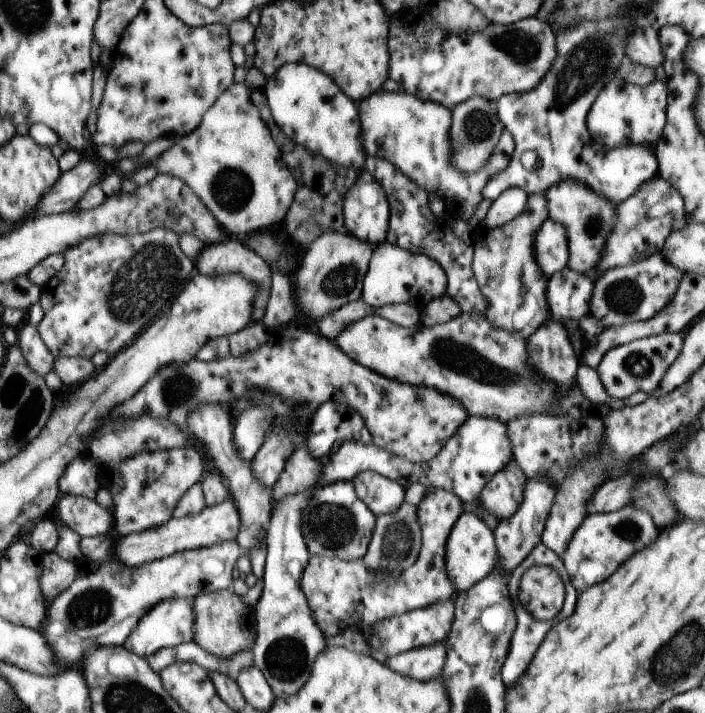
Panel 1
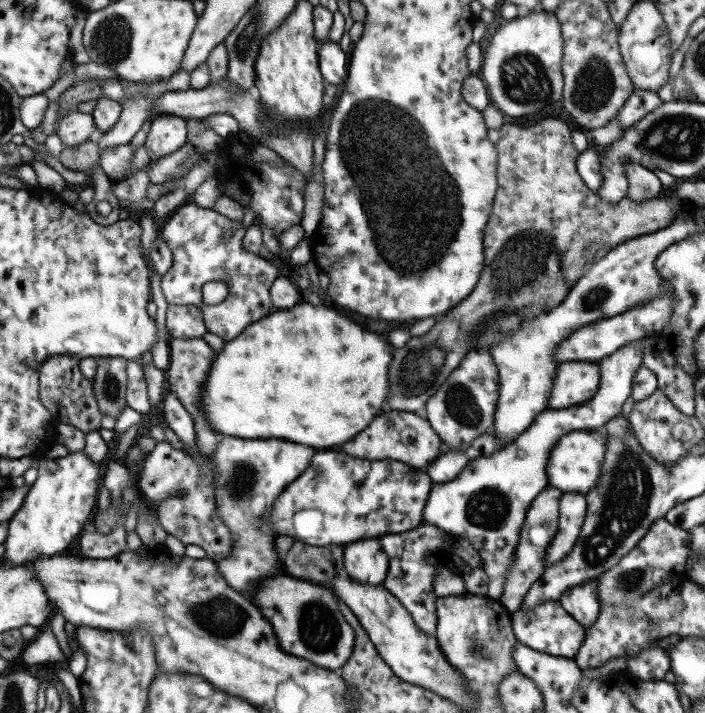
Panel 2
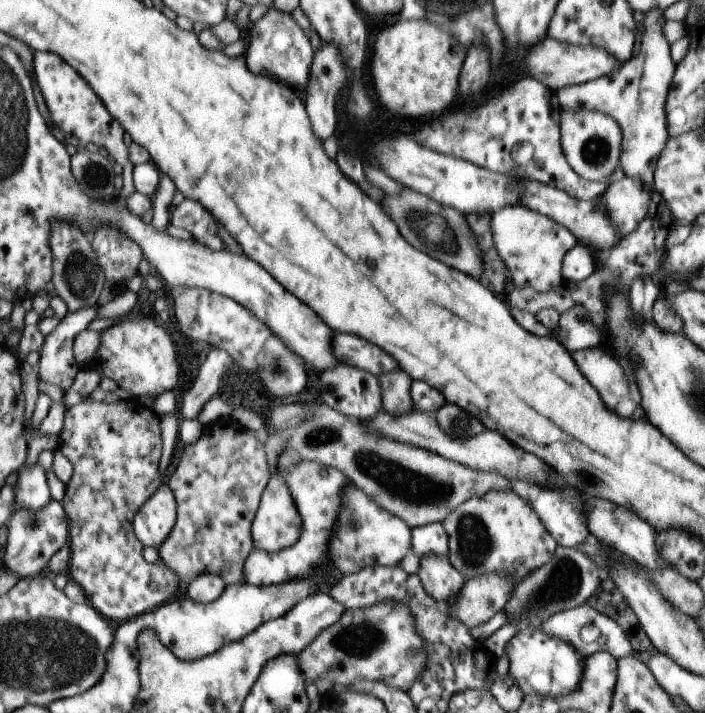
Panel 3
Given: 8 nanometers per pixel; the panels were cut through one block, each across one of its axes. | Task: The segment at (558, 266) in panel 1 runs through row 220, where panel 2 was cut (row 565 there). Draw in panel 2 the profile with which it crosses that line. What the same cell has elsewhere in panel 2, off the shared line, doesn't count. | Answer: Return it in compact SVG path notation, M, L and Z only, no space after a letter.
M561 494L558 507L557 532L548 544L544 554L544 566L546 568L559 562L573 548L580 533L586 507L585 494Z

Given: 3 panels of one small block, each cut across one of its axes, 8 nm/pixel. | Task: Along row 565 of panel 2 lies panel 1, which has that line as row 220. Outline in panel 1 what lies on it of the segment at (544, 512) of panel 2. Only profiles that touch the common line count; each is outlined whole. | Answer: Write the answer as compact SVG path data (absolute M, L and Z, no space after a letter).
M530 194L523 212L507 224L495 229L478 225L472 230L472 273L483 298L487 300L487 308L482 315L491 322L491 326L519 334L525 339L551 318L545 300L548 278L535 264L533 254L534 234L545 219L547 205L544 194Z

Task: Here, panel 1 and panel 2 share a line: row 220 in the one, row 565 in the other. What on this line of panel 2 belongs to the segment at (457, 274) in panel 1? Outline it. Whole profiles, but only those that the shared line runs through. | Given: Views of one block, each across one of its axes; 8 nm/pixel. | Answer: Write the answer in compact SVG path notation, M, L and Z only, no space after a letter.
M422 522L414 529L381 535L380 547L388 556L388 567L382 585L401 603L410 614L415 626L424 633L431 634L436 629L436 596L432 591L434 574L442 564L439 553L444 547L446 533L436 526Z

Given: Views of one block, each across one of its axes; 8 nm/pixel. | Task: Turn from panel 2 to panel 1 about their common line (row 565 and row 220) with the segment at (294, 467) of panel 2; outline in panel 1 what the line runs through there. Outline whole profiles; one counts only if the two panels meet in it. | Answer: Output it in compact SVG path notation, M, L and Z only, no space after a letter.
M230 83L217 100L201 116L195 130L181 135L175 144L161 152L151 164L158 174L168 174L179 178L195 192L203 206L211 212L215 220L227 234L251 234L253 230L269 228L281 222L285 216L293 192L295 180L279 158L279 150L269 136L270 124L263 124L258 108L251 104L251 89L244 83Z

